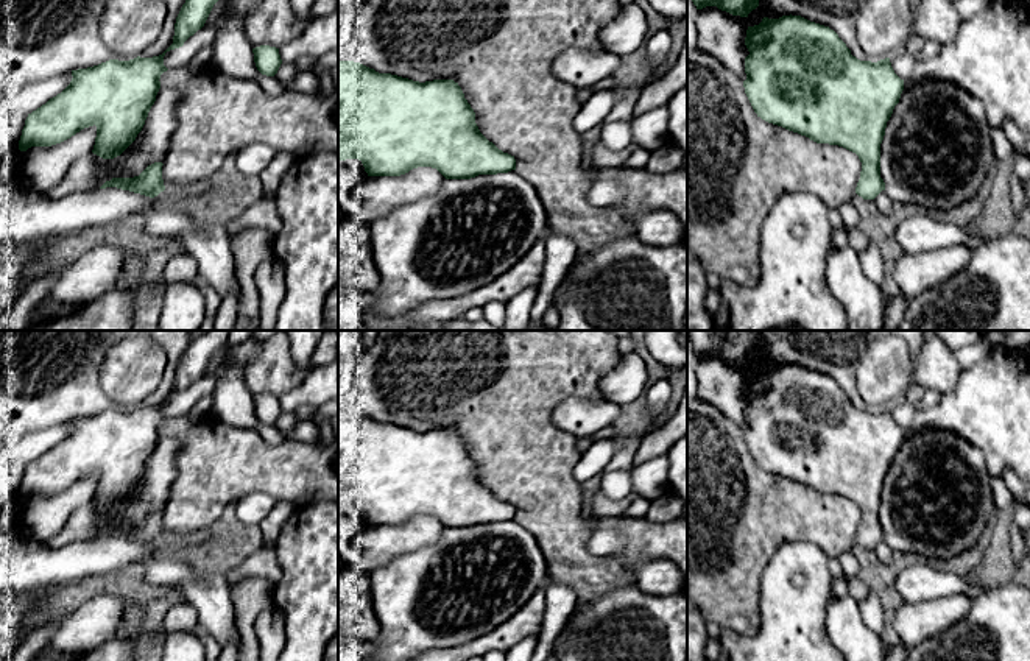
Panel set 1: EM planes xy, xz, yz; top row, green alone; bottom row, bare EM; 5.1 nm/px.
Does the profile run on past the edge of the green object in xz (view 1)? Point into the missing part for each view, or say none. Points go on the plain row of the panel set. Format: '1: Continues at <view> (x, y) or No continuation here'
1: No continuation here

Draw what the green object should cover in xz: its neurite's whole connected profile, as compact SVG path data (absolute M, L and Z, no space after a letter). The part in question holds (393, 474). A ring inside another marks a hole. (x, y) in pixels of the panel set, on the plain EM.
M338 408L338 510L346 508L358 508L368 525L400 525L418 516L432 516L446 528L471 528L516 519L514 505L499 499L480 482L475 461L453 429L419 432Z

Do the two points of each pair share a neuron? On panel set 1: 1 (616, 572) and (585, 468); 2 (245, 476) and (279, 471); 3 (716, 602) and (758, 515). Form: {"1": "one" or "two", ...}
{"1": "two", "2": "one", "3": "one"}

